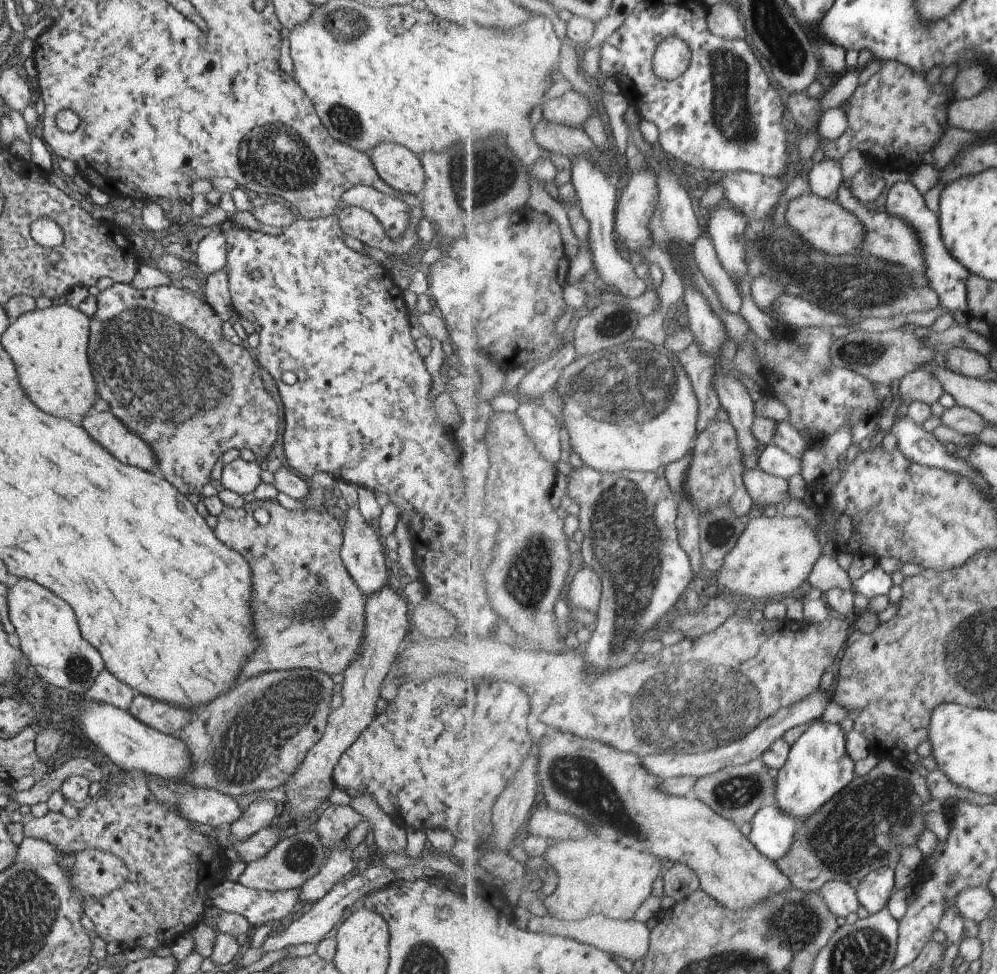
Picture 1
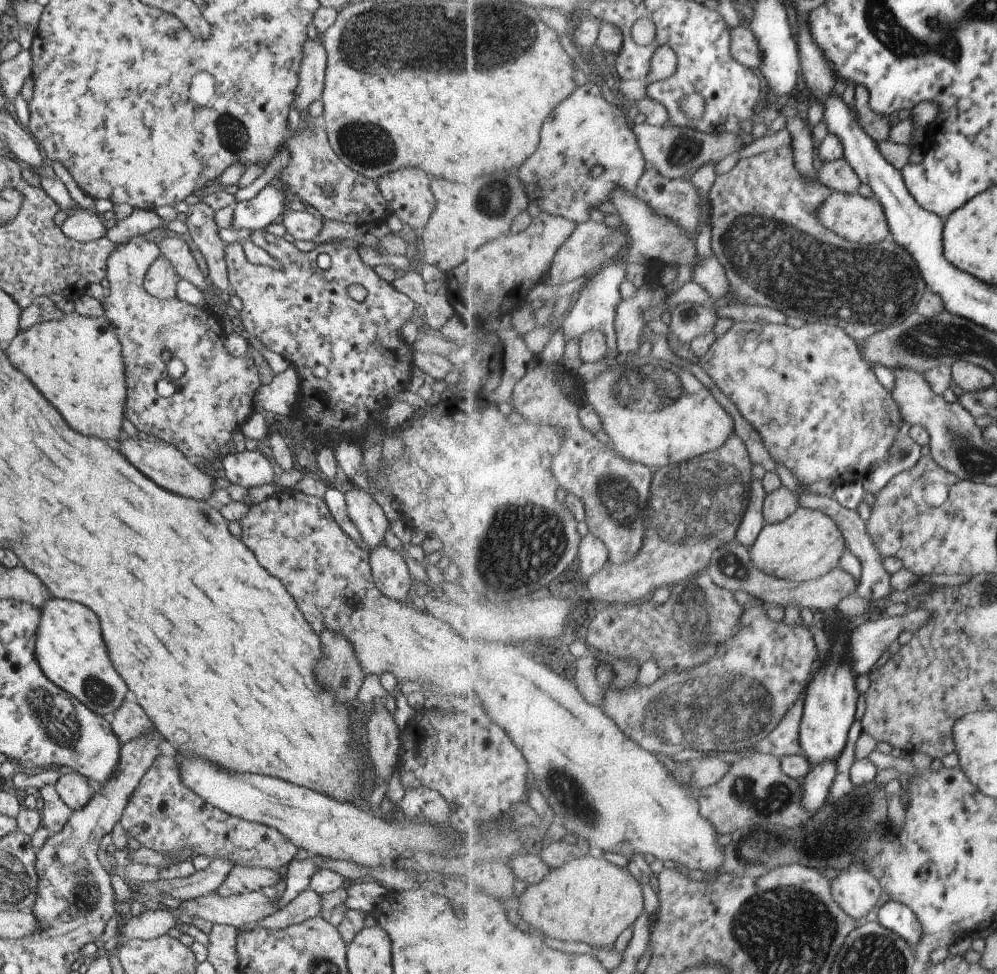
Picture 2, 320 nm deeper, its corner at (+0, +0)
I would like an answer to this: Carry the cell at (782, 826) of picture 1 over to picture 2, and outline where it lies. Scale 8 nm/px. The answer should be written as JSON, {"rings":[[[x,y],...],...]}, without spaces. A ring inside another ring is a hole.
{"rings":[[[835,761],[820,762],[813,766],[807,778],[802,780],[804,805],[810,811],[816,812],[827,803],[837,771],[838,763]]]}

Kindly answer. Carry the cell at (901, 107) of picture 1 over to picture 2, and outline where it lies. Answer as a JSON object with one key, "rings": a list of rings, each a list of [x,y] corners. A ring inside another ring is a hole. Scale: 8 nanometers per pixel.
{"rings":[[[856,86],[856,101],[853,108],[860,125],[875,141],[884,141],[889,138],[889,118],[887,114],[875,112],[870,103],[870,92],[866,86]]]}

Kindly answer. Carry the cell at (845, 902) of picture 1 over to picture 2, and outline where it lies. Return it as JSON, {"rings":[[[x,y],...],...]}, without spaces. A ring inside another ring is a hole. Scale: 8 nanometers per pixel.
{"rings":[[[865,868],[843,870],[832,881],[834,899],[860,923],[877,906],[883,891],[879,879]]]}

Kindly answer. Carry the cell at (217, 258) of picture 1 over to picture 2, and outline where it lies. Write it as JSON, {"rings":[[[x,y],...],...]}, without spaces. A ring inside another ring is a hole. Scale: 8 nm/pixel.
{"rings":[[[267,183],[255,196],[237,202],[233,207],[232,226],[241,230],[258,231],[267,224],[279,221],[287,210],[287,200],[283,189]]]}

